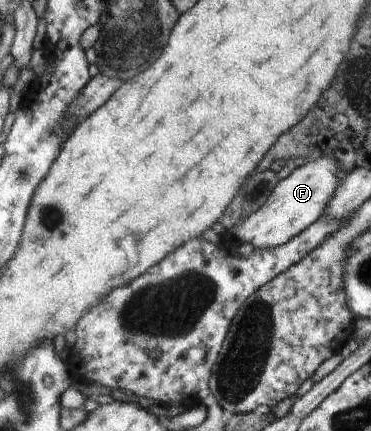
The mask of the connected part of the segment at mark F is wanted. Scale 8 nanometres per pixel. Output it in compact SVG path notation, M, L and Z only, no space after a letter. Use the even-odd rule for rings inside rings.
M319 157L301 167L292 167L291 174L278 182L267 201L256 212L247 216L241 225L231 229L231 232L241 243L245 242L259 249L282 246L325 213L335 190L338 190L339 182L344 179L345 171L337 168L333 158Z

